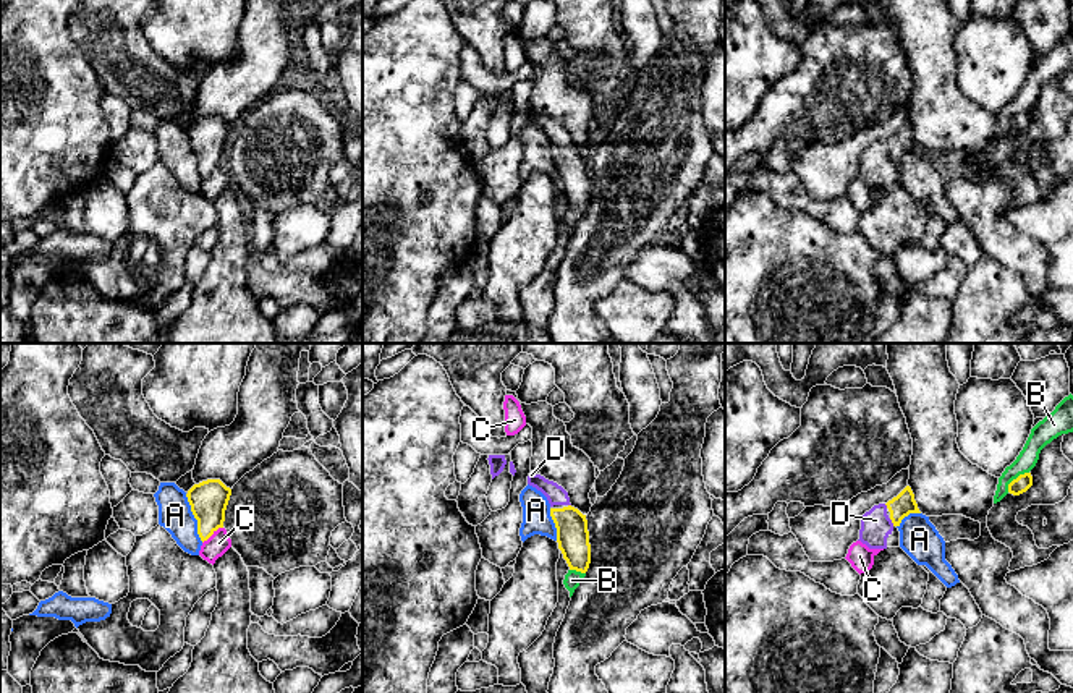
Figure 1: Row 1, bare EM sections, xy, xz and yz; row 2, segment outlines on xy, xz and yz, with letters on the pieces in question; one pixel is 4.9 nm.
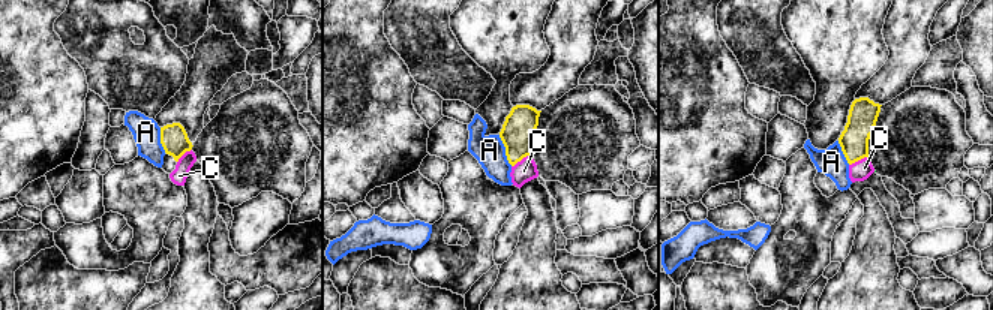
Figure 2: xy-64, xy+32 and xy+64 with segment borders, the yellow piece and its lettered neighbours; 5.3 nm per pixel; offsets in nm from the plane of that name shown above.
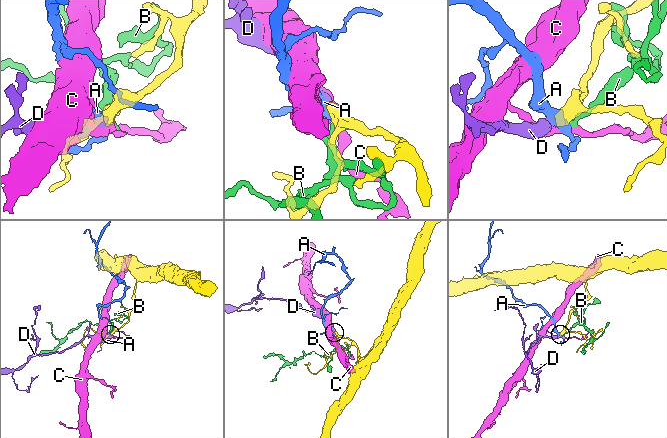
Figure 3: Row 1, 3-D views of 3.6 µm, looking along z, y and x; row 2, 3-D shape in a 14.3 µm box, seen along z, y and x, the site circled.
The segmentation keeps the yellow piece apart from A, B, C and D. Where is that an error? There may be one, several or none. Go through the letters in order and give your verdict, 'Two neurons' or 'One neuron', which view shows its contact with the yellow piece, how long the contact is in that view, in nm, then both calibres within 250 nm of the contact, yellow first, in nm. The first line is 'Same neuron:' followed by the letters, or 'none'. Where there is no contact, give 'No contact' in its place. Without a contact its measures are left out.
Same neuron: D
A: Two neurons. Touches yellow in xy. Shared border 260 nm. Thickness 190 nm (yellow) against 170 nm
B: Two neurons. Touches yellow in yz. Shared border 150 nm. Thickness 80 nm (yellow) against 110 nm
C: Two neurons. Touches yellow in xy. Shared border 130 nm. Thickness 190 nm (yellow) against 110 nm
D: One neuron. Touches yellow in yz. Shared border 50 nm. Thickness 110 nm (yellow) against 150 nm

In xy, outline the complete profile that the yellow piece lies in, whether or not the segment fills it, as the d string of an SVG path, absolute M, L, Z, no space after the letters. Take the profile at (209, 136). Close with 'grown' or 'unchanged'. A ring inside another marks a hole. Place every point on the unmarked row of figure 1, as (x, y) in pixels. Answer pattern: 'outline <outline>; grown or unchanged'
outline M207 117L194 121L186 134L191 149L197 157L197 172L201 178L207 178L218 165L223 165L225 147L231 133L231 126L220 117Z; unchanged

